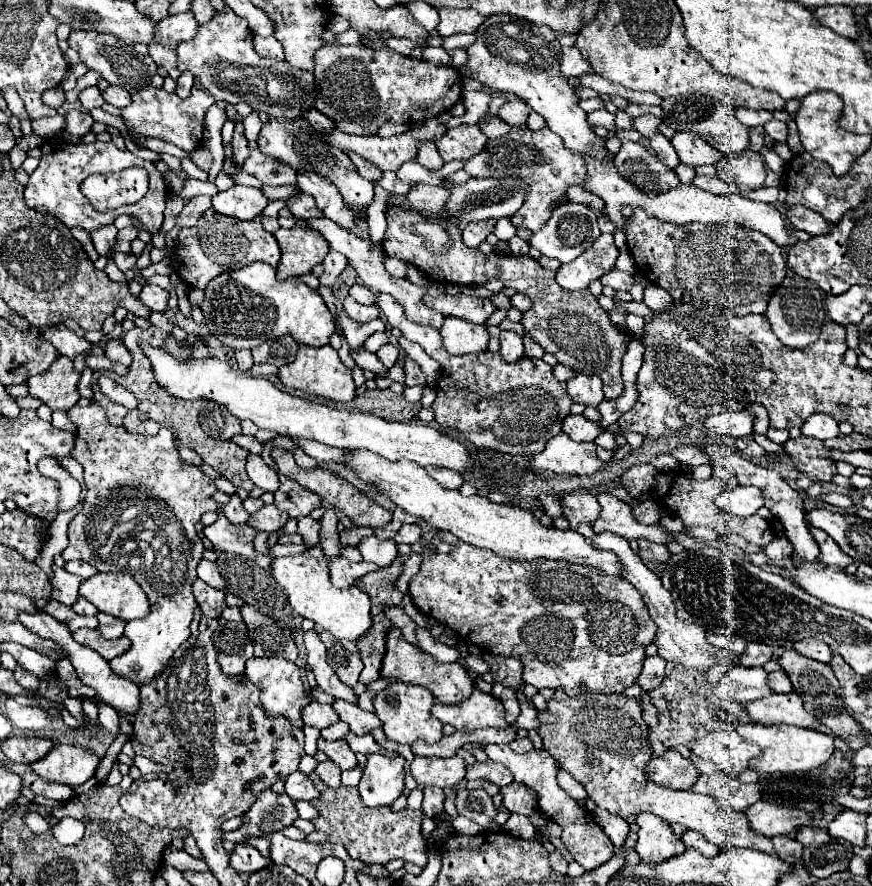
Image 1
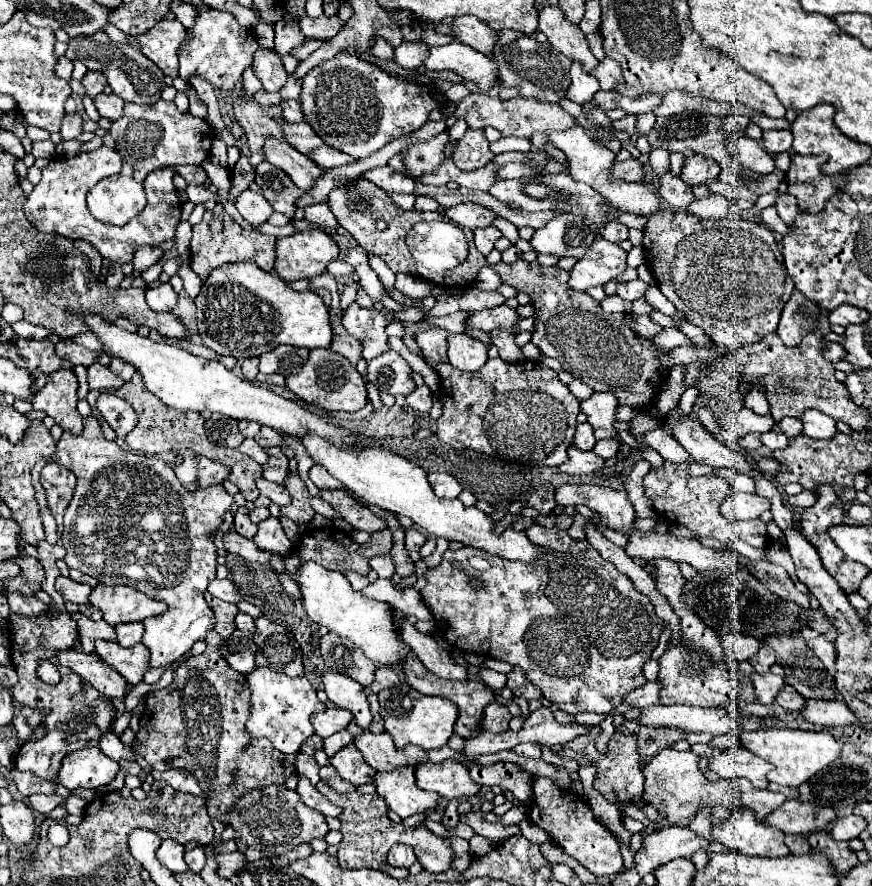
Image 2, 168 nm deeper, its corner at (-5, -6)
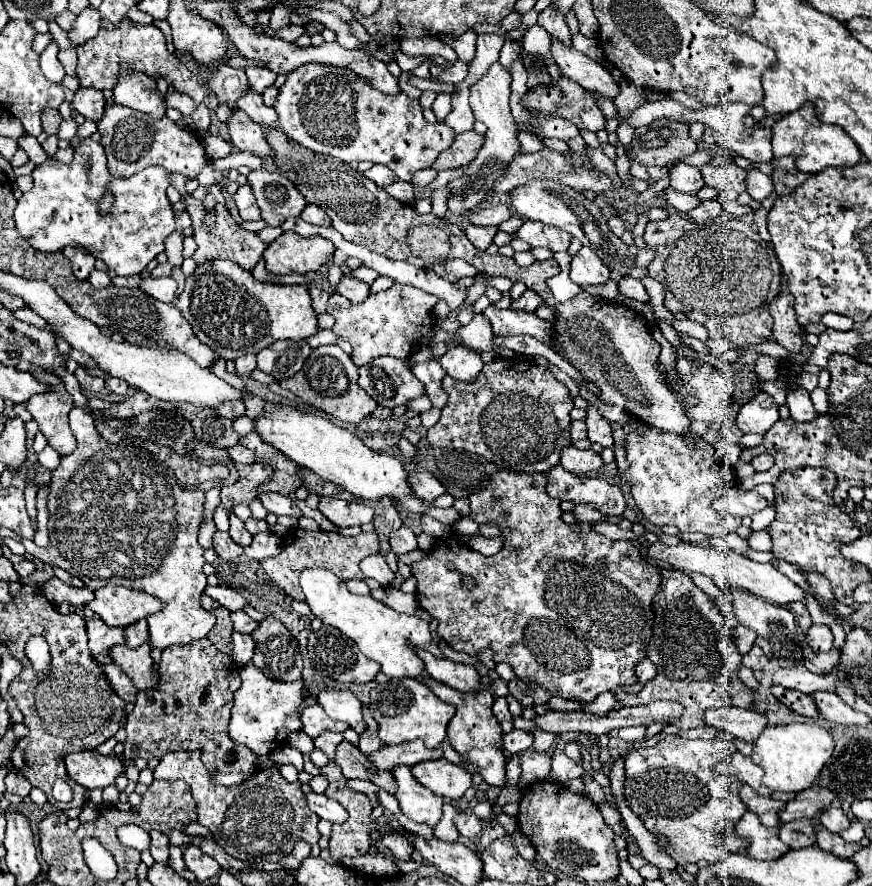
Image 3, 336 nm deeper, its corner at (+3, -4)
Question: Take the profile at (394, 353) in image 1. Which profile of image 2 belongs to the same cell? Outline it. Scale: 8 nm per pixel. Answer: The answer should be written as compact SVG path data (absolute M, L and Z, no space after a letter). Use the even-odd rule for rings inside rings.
M388 350L382 356L376 356L368 362L368 380L388 394L406 396L416 388L410 366L394 350Z

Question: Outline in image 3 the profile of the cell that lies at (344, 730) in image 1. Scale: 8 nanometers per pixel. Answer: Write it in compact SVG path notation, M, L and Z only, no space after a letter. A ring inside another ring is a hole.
M326 732L326 734L320 734L318 740L314 740L316 748L320 748L330 760L334 760L336 756L336 746L344 740L342 734L336 734L336 732Z

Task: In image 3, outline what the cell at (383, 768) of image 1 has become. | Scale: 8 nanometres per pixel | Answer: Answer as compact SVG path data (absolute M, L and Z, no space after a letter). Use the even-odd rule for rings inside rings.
M396 766L392 770L392 774L398 782L396 798L400 802L402 812L414 822L424 822L428 826L436 826L442 818L444 800L440 796L432 794L428 788L424 788L412 776L408 766Z

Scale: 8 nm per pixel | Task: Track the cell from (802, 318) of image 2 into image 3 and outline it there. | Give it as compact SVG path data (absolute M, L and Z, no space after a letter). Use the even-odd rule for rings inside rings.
M788 290L780 292L778 298L770 304L770 314L774 318L774 340L782 344L788 352L800 352L802 350L802 326L796 322L794 312L794 298Z

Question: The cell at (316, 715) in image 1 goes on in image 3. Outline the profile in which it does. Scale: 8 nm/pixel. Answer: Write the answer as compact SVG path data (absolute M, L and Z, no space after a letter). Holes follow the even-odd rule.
M320 704L304 708L304 712L302 712L302 724L304 724L304 732L310 738L318 738L322 732L344 732L344 730L348 730L348 726L344 722L332 720L322 710Z

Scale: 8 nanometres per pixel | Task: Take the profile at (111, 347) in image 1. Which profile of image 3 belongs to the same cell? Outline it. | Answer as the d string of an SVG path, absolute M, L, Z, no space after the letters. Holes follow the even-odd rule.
M108 378L108 380L106 380L106 386L110 388L110 392L120 394L120 396L126 396L128 390L130 390L128 382L124 382L124 380L120 380L120 378Z

